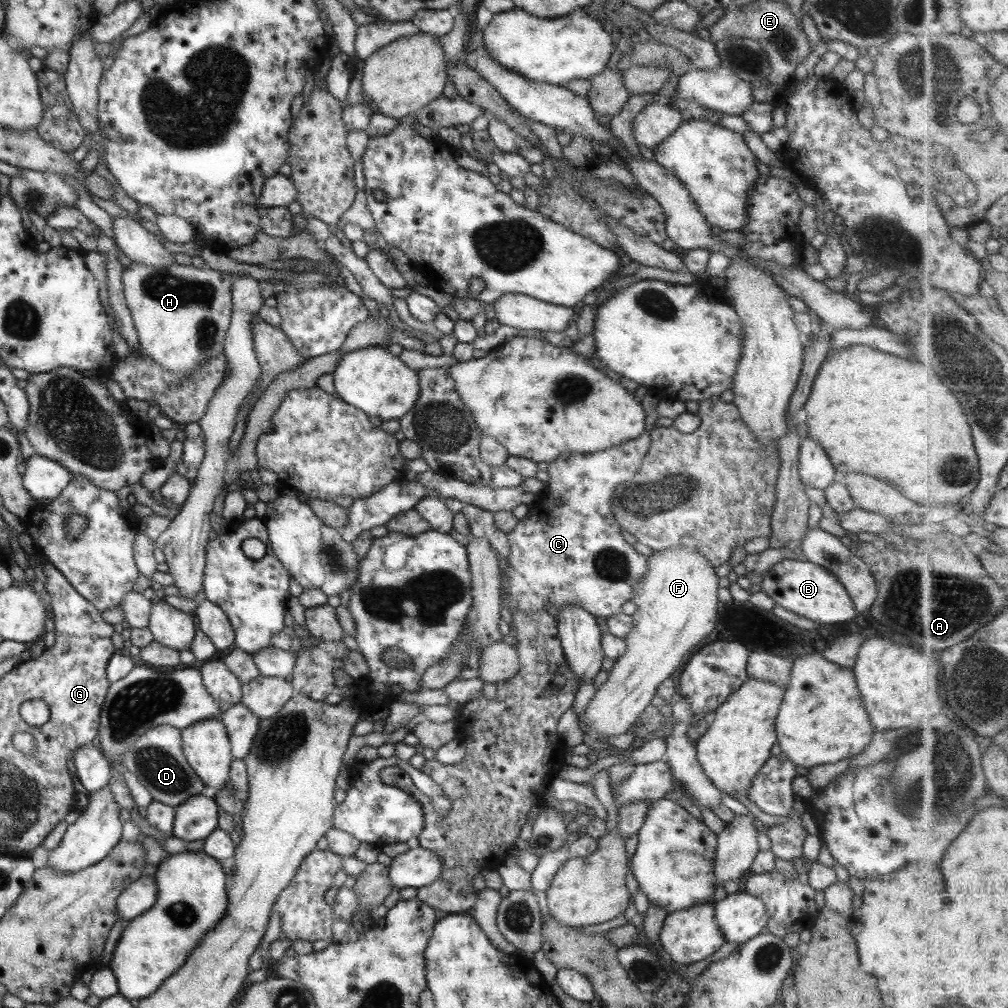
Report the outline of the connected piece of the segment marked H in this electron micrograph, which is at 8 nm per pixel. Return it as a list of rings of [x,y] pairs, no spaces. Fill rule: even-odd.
[[[131,261],[122,269],[121,282],[139,349],[163,369],[188,380],[195,367],[223,352],[231,318],[229,286],[233,278],[243,276],[245,273],[198,269],[174,261],[160,267]]]

